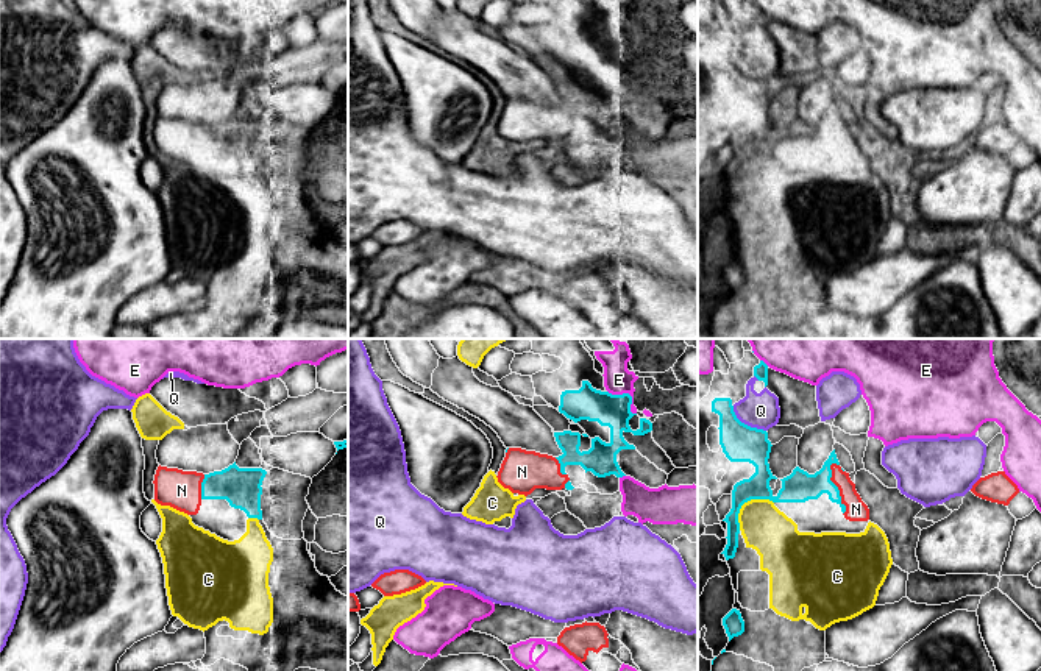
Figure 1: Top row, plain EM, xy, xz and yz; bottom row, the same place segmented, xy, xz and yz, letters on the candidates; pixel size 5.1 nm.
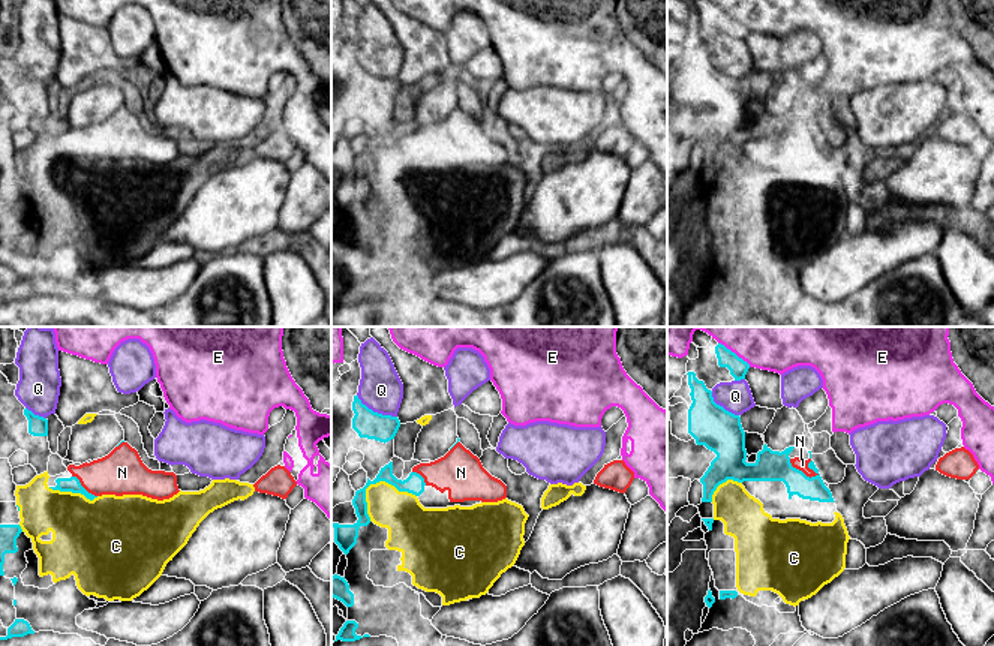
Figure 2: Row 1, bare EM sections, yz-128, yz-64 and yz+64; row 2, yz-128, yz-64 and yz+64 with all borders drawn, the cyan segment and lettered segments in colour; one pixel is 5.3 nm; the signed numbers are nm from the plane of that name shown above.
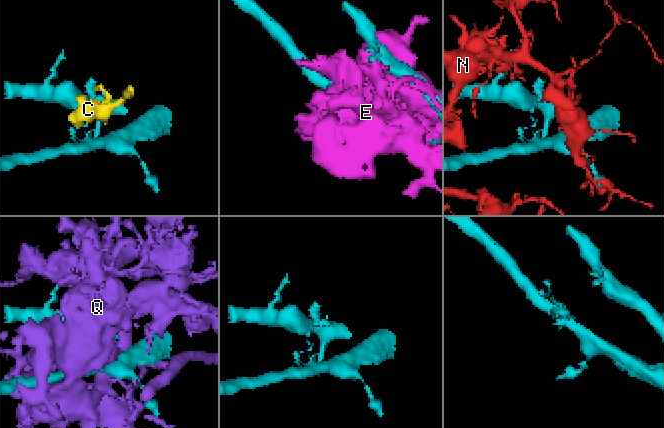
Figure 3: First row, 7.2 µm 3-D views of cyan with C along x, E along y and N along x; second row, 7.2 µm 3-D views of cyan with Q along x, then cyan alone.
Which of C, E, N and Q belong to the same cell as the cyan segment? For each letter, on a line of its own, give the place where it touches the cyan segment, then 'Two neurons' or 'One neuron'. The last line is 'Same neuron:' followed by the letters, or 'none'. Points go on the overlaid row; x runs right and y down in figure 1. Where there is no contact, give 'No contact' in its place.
C: Touches cyan at yz (745, 501). Two neurons
E: Touches cyan at xz (629, 395). Two neurons
N: Touches cyan at yz (837, 489). Two neurons
Q: Touches cyan at yz (746, 425). Two neurons
Same neuron: none

